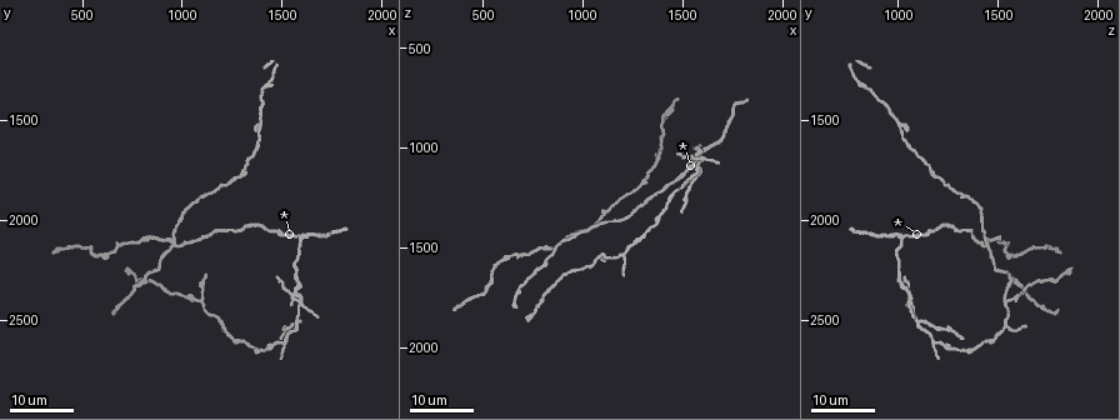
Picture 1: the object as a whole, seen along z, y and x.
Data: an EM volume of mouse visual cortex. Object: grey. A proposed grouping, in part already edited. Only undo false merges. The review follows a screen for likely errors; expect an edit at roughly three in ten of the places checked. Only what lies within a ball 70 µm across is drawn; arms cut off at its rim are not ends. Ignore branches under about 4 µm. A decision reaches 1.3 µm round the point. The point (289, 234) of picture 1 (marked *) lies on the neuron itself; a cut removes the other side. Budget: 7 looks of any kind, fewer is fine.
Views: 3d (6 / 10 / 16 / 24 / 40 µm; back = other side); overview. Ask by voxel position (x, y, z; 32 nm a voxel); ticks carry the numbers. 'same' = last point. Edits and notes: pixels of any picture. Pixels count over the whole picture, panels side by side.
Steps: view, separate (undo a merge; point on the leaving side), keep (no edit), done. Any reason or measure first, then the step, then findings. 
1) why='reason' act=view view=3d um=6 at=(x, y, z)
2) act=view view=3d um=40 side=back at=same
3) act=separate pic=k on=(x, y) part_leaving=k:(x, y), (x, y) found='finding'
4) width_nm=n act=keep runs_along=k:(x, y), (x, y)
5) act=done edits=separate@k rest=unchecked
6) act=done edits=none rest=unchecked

act=view view=3d um=24 at=(1600, 2090, 1010)

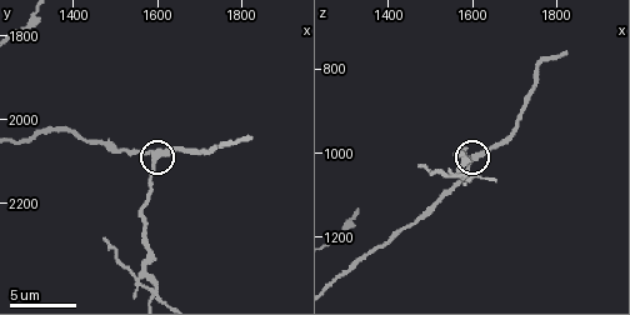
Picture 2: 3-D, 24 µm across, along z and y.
act=view view=3d um=10 at=(1590, 2095, 1010)

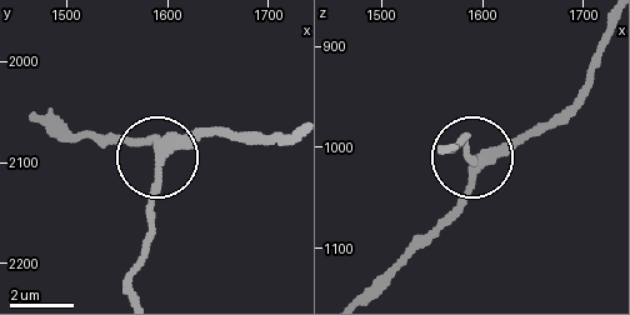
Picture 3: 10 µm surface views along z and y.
act=view view=3d um=10 side=back at=(1596, 2094, 1016)

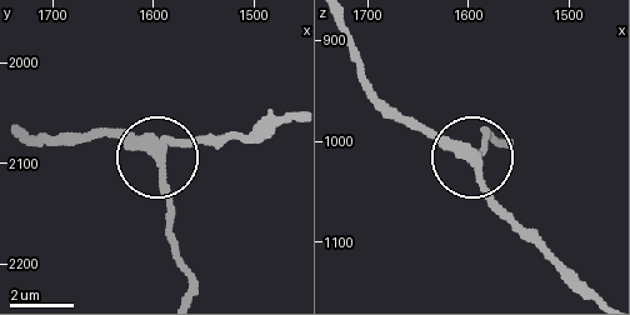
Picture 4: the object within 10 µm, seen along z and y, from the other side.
arms=3 act=keep runs_along=4:(528, 229), (474, 161), (388, 105) found='all the same neuron'

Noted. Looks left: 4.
why='four arms meet' act=view view=3d um=24 at=(940, 2100, 1430)

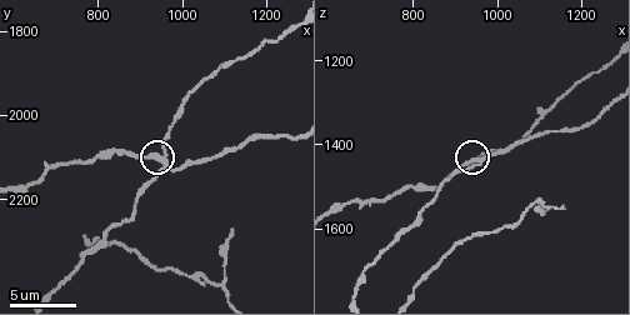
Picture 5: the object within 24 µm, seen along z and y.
act=view view=3d um=6 at=(940, 2105, 1440)

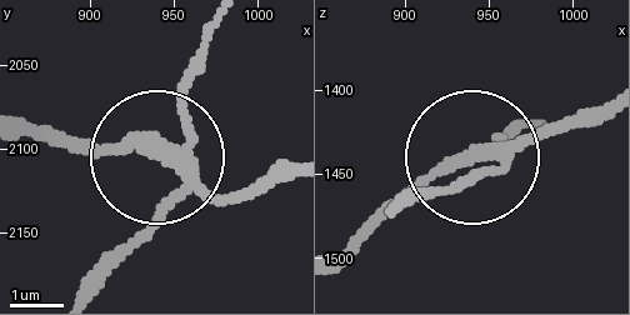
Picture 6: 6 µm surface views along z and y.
width_nm=230 act=separate pic=6 on=(178, 85) part_leaving=6:(194, 151), (180, 88), (211, 21) found='two neurons meet here'

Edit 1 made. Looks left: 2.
act=done edits=separate@6 rest=unchecked

